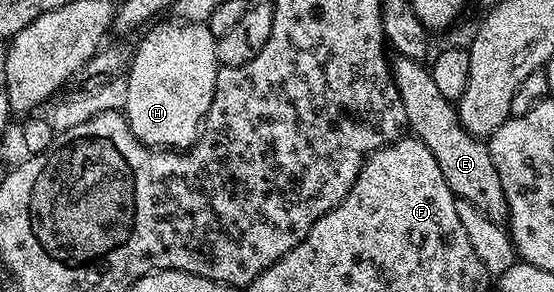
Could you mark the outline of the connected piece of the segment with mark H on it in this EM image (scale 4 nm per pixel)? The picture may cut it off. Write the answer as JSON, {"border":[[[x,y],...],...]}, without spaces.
{"border":[[[176,18],[170,21],[170,24],[154,23],[138,42],[137,49],[132,49],[131,63],[124,77],[127,102],[123,115],[133,137],[149,147],[188,150],[201,135],[201,125],[215,94],[219,67],[217,37],[211,34],[208,24],[187,24]]]}

